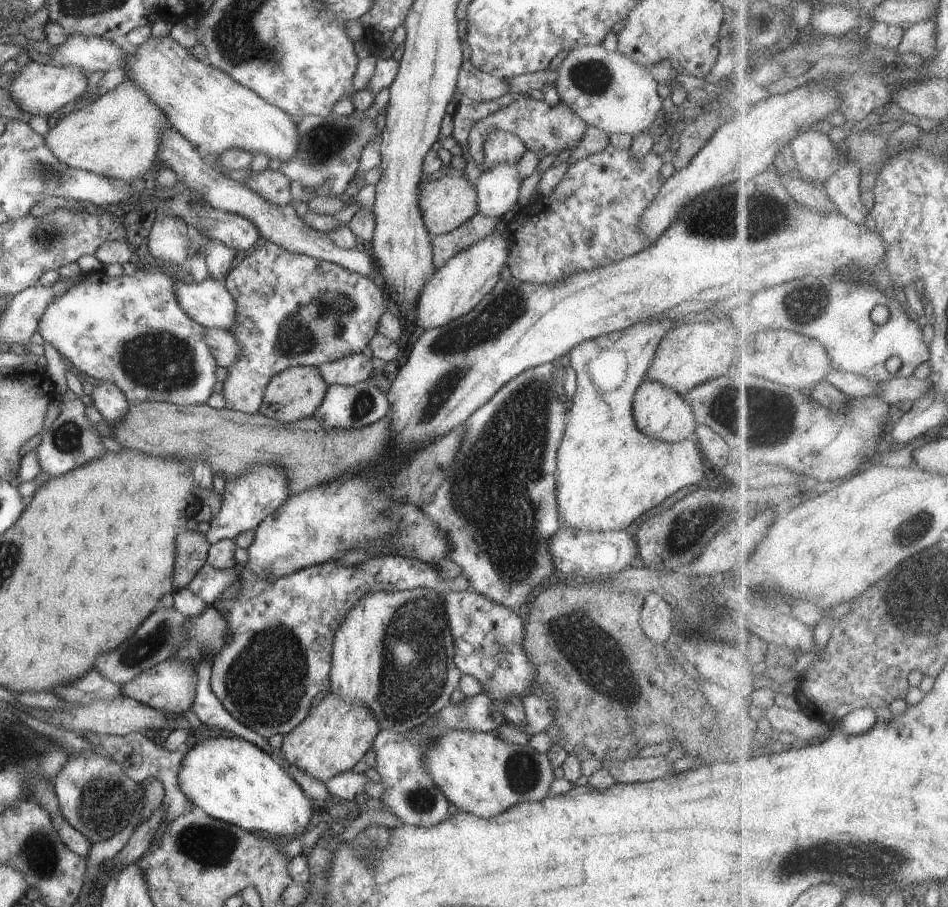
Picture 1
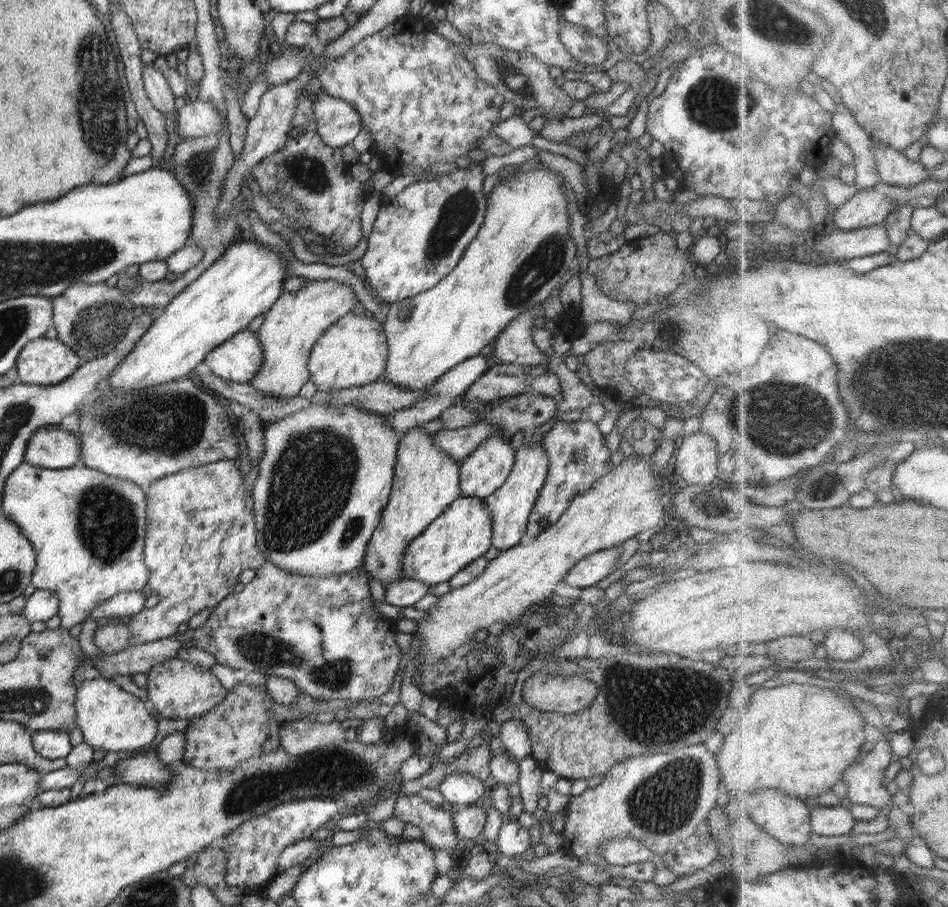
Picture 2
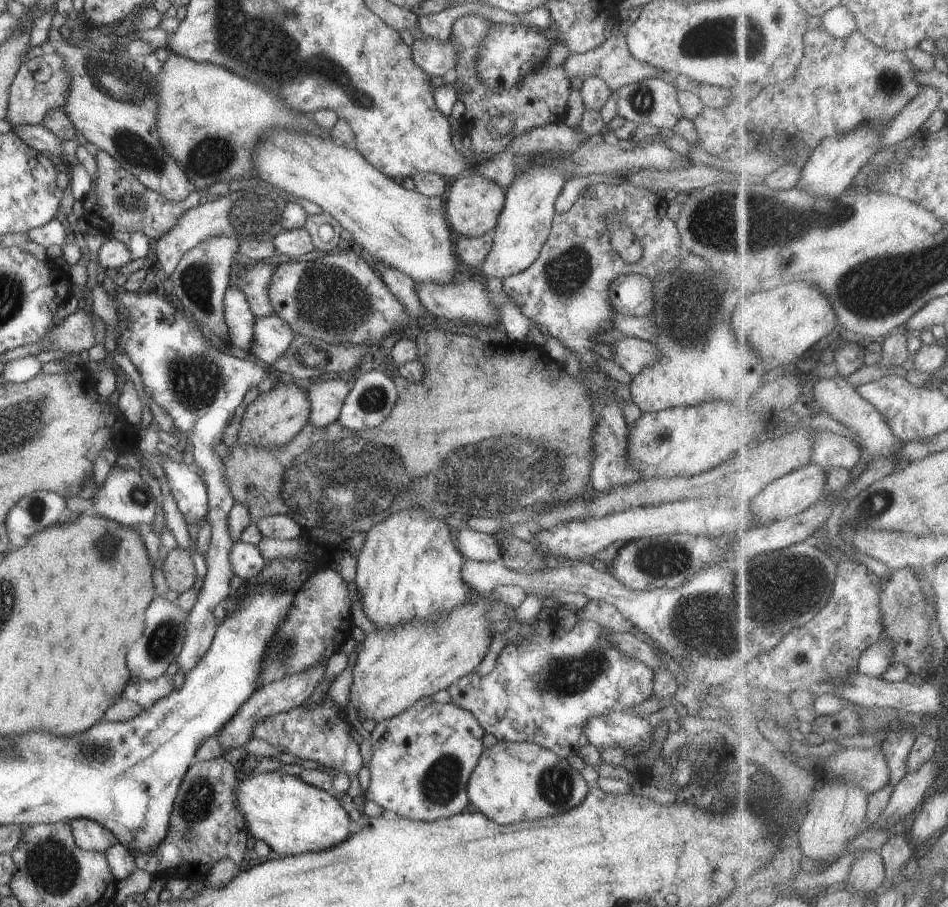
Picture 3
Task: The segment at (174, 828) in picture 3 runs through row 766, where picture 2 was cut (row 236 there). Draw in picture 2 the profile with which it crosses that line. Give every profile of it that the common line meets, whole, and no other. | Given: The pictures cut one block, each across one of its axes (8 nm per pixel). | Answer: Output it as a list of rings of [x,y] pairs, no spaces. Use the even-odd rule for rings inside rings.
[[[226,119],[226,126],[219,133],[210,133],[206,138],[198,138],[198,142],[210,146],[210,148],[194,148],[196,140],[194,137],[185,138],[174,148],[174,154],[170,160],[170,172],[174,174],[178,183],[184,187],[188,197],[192,199],[192,217],[191,226],[192,234],[189,239],[190,244],[200,247],[203,252],[202,260],[193,267],[190,267],[186,272],[176,277],[174,281],[160,280],[158,282],[148,282],[146,280],[139,281],[139,277],[128,277],[122,275],[115,287],[119,288],[130,299],[132,306],[168,306],[172,299],[184,290],[191,282],[194,282],[209,266],[212,266],[222,254],[227,250],[226,247],[232,242],[234,233],[236,232],[236,213],[246,208],[246,196],[238,196],[232,210],[228,212],[225,219],[217,219],[216,207],[222,195],[222,187],[226,181],[226,175],[234,165],[234,152],[230,149],[228,141],[229,131]]]

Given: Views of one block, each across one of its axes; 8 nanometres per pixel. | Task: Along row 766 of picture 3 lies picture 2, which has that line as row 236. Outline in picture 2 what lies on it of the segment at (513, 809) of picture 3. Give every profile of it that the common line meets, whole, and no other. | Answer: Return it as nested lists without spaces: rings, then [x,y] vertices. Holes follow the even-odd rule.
[[[544,163],[542,164],[542,168],[536,168],[536,170],[520,170],[519,167],[515,168],[515,171],[511,169],[511,173],[507,173],[511,177],[506,178],[505,181],[502,177],[500,184],[496,184],[492,188],[492,193],[487,196],[488,206],[486,206],[486,216],[484,216],[484,222],[482,223],[480,232],[476,234],[474,241],[470,242],[470,246],[464,250],[464,254],[461,256],[458,264],[450,271],[450,274],[447,274],[434,288],[427,290],[427,292],[422,292],[400,302],[387,305],[383,329],[387,336],[389,357],[385,374],[382,376],[384,379],[410,390],[420,390],[432,386],[443,374],[446,374],[446,371],[449,371],[466,359],[478,355],[480,350],[484,346],[488,346],[490,342],[493,342],[514,318],[529,311],[537,304],[544,303],[546,298],[552,294],[552,290],[560,284],[560,279],[568,272],[568,268],[570,268],[570,262],[576,257],[576,242],[570,236],[568,200],[566,200],[566,194],[562,190],[562,183],[566,183],[566,180],[558,172],[554,172],[550,167]]]

